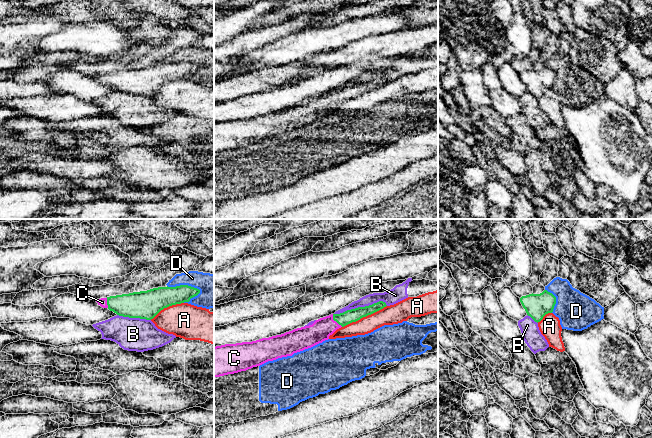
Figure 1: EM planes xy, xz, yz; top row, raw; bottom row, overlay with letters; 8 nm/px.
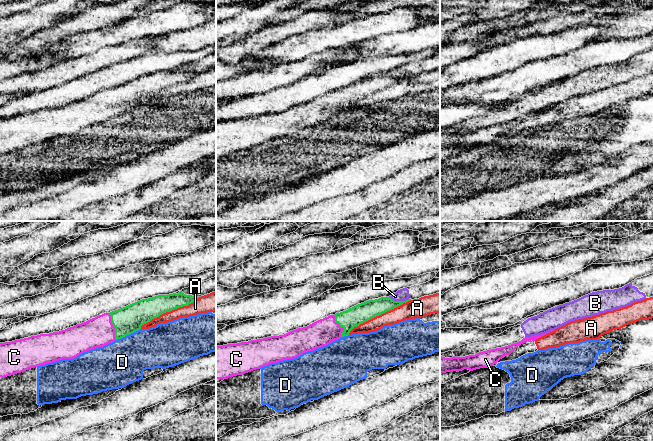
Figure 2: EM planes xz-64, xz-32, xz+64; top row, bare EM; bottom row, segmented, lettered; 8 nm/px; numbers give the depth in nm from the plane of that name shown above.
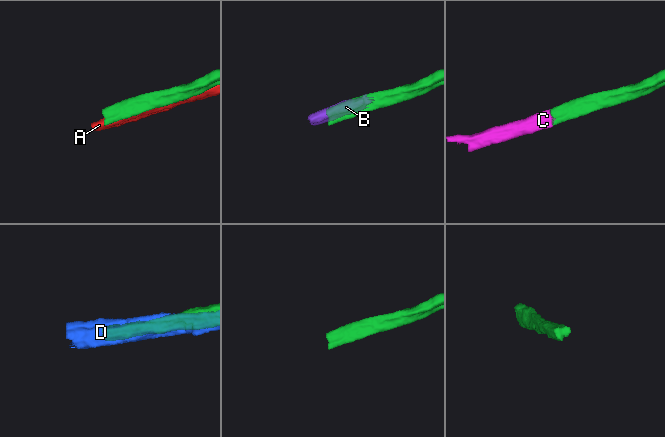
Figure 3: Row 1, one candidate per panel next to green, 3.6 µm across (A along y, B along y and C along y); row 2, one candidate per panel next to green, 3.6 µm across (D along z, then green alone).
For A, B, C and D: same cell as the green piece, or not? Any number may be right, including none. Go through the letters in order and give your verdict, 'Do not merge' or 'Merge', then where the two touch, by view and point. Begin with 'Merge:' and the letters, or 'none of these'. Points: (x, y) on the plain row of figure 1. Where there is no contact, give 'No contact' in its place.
Merge: C
A: Do not merge. Touches green at xz (364, 92)
B: Do not merge. Touches green at xz (360, 83)
C: Merge. Touches green at xz (335, 96)
D: Do not merge. Touches green at xy (184, 61)

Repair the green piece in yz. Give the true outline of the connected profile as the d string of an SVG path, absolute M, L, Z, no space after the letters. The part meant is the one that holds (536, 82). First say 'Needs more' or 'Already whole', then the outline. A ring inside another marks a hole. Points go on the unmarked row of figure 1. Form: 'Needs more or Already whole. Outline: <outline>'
Already whole. Outline: M544 66L540 70L532 69L522 72L520 78L527 91L538 99L546 90L553 88L556 80L556 73L547 66Z

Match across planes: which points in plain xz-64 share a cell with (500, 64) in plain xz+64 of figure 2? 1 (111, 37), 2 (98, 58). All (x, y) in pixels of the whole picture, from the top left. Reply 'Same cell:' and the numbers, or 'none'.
Same cell: 1

